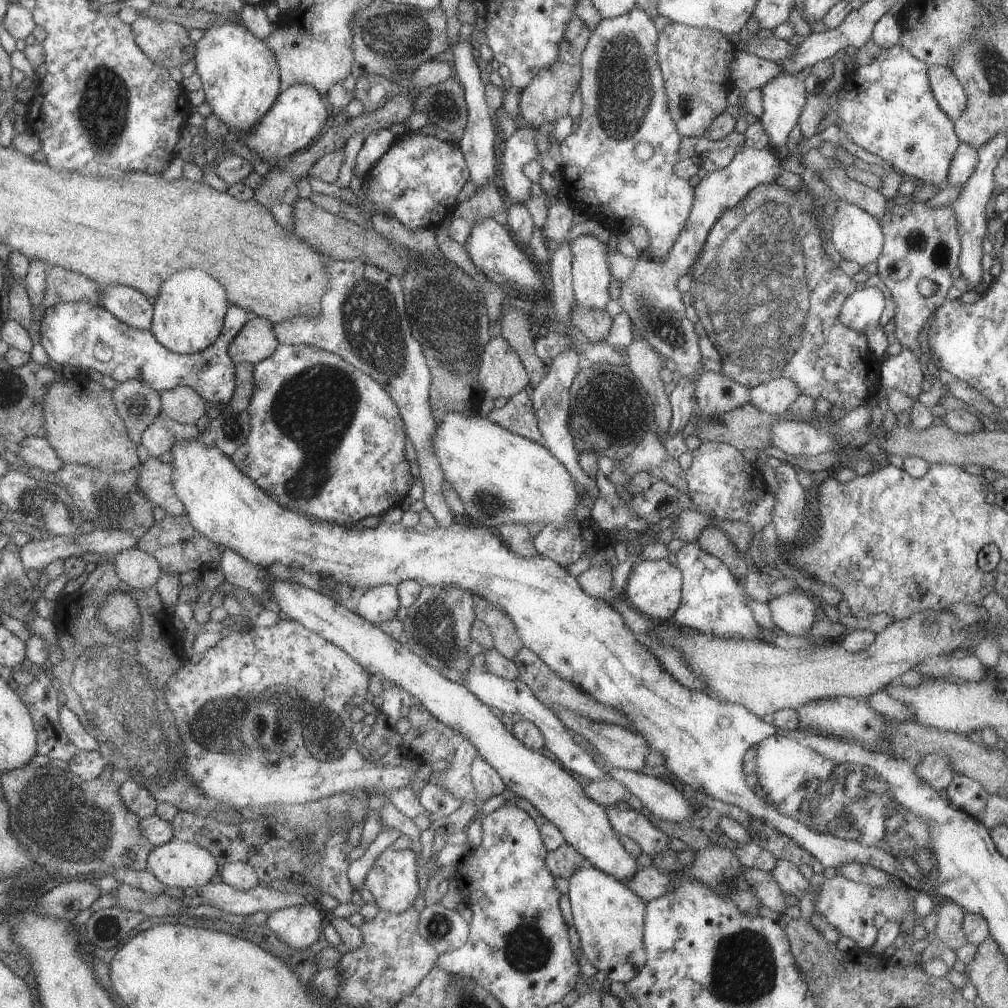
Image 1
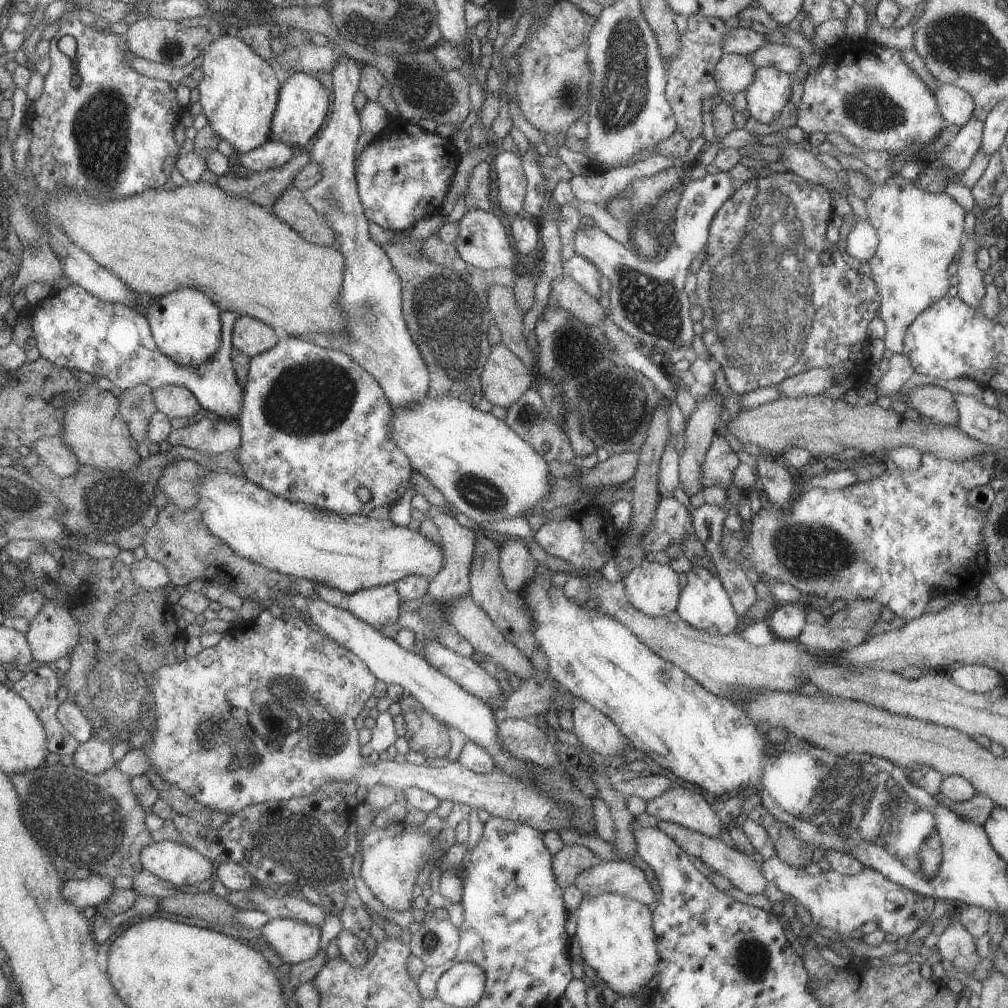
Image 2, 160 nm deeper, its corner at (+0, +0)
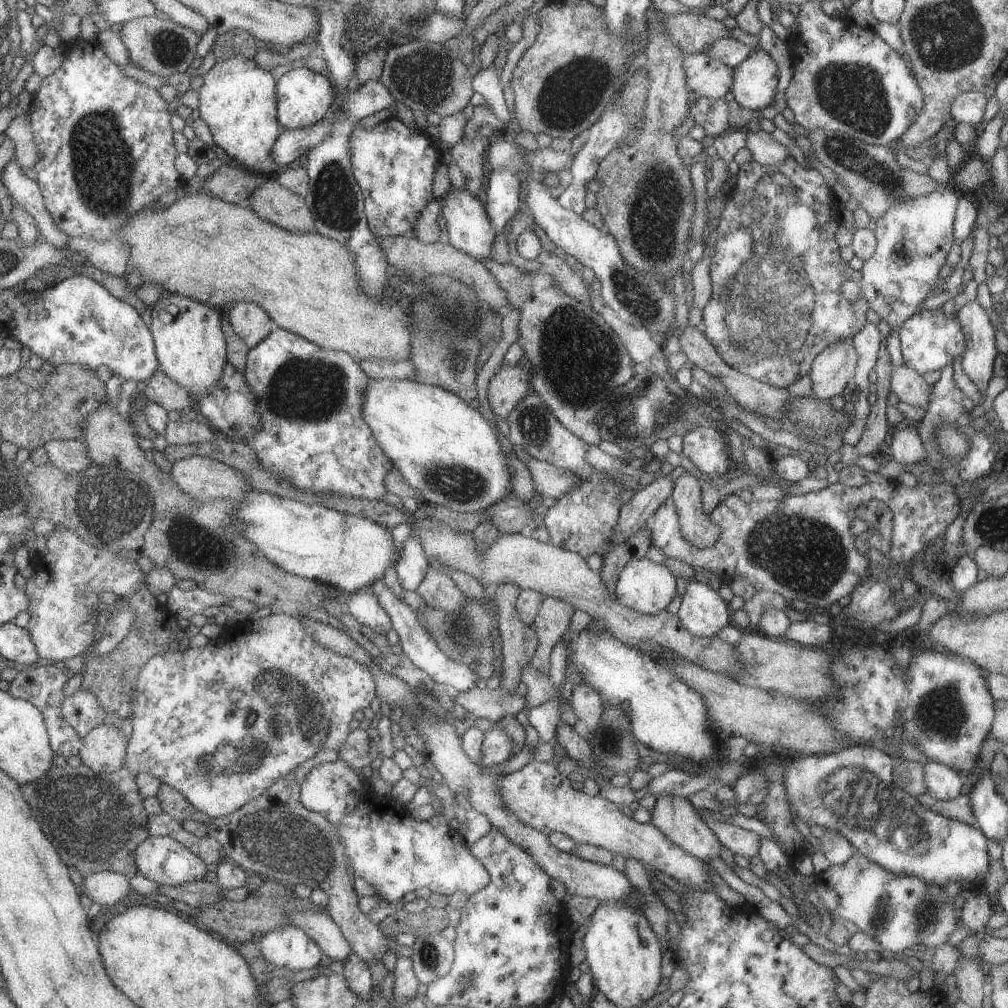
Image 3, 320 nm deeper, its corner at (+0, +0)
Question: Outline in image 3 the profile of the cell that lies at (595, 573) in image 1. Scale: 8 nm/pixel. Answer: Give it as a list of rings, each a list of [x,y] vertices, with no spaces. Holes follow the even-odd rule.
[[[544,597],[531,624],[538,640],[529,664],[543,676],[550,671],[550,652],[565,632],[575,609],[561,599]]]

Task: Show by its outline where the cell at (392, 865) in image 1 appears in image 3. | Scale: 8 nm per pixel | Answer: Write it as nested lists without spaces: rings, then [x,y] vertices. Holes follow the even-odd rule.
[[[343,757],[312,766],[301,781],[299,798],[307,810],[319,813],[334,826],[339,844],[343,845],[344,853],[347,855],[351,876],[359,876],[365,880],[385,902],[399,901],[403,894],[413,892],[422,886],[428,888],[431,893],[436,892],[448,897],[460,892],[468,896],[481,890],[489,882],[489,875],[482,862],[468,851],[462,834],[450,828],[441,813],[433,815],[428,820],[419,821],[389,796],[377,795],[367,780],[359,779],[359,773],[351,768]]]

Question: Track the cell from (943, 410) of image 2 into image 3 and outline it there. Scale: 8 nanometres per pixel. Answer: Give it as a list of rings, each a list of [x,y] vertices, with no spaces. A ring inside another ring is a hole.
[[[901,363],[892,366],[889,384],[890,391],[896,394],[899,401],[926,410],[930,386],[923,381],[921,375]]]

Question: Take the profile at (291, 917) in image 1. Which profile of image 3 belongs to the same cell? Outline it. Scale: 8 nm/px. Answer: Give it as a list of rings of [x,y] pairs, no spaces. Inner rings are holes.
[[[293,925],[264,934],[255,947],[271,966],[292,971],[313,968],[323,953],[314,940]]]

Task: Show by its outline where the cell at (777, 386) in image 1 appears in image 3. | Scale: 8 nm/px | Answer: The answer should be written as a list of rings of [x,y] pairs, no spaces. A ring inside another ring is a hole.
[[[851,337],[827,345],[815,355],[810,366],[812,396],[828,400],[841,394],[847,381],[852,380],[858,356]]]

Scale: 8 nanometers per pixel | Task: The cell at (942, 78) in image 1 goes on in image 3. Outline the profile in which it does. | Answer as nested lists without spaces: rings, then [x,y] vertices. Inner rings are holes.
[[[979,91],[959,93],[951,102],[949,116],[959,122],[966,122],[972,126],[981,126],[986,107],[986,96]]]

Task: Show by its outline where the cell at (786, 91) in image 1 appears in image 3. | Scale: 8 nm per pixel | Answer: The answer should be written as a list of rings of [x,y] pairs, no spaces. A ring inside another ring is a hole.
[[[758,44],[755,48],[732,68],[729,91],[741,106],[760,111],[765,106],[773,104],[777,66]]]

